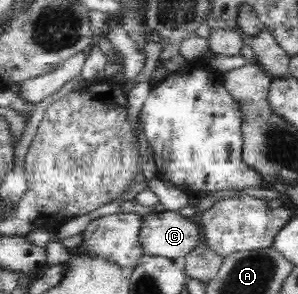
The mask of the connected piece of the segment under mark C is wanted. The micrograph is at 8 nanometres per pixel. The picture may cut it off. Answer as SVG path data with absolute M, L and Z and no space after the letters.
M178 211L151 212L143 217L139 245L146 256L180 262L200 244L203 241L196 222Z

